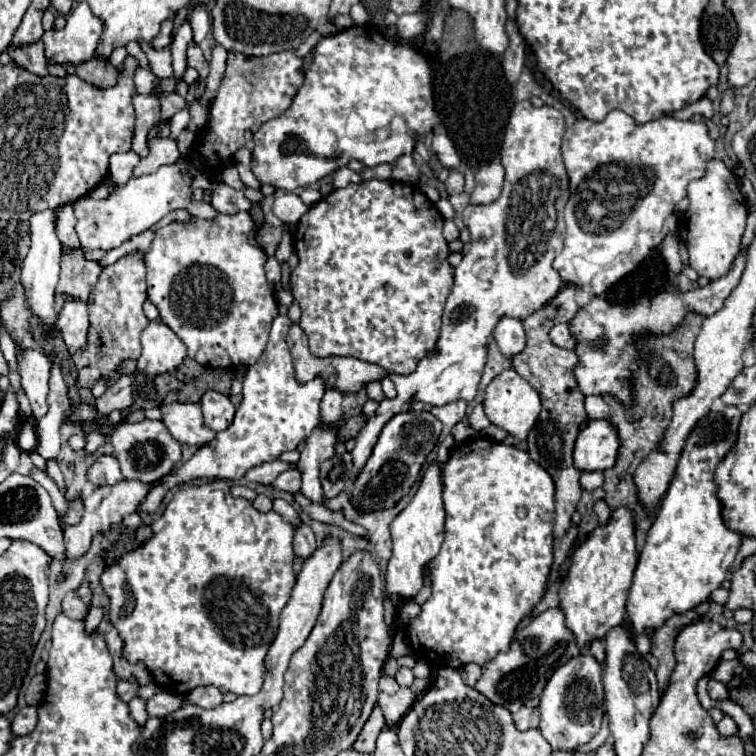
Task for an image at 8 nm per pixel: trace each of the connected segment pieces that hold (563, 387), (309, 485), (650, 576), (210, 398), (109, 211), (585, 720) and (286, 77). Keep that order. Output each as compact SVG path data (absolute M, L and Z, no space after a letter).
M567 284L549 304L533 312L523 320L525 332L527 332L527 344L525 350L513 356L513 368L541 392L541 404L543 410L539 414L537 424L529 432L527 438L527 452L529 456L539 462L555 480L555 502L557 502L557 512L555 512L555 536L561 538L567 528L571 526L571 514L575 512L575 506L581 498L581 470L575 468L573 464L573 446L579 434L581 422L587 420L587 412L583 408L583 392L577 388L577 378L573 376L573 368L577 368L577 354L573 350L565 350L555 346L549 340L549 328L559 322L571 322L573 316L577 314L579 306L575 302L575 284Z
M345 416L337 426L325 426L319 424L311 436L305 440L301 448L301 458L297 462L297 470L303 476L303 486L301 492L311 500L311 502L321 502L323 500L323 490L319 482L319 464L327 458L335 456L335 444L339 436L339 428L343 426Z
M727 406L723 412L709 412L695 424L685 442L675 476L647 534L633 576L627 616L637 634L647 632L651 636L673 614L683 614L705 602L723 584L725 574L733 566L743 536L729 530L723 520L715 468L731 452L737 440L739 420L741 412L735 406Z
M205 392L201 398L201 408L203 408L203 418L209 428L215 432L221 432L229 428L235 416L235 406L231 400L219 392Z
M169 164L161 166L157 172L149 176L131 178L125 186L111 190L109 198L95 200L91 196L83 196L75 202L75 232L81 240L83 250L113 250L119 248L131 236L141 234L143 230L157 224L163 216L173 210L187 208L195 217L203 220L215 220L217 210L204 201L195 201L191 198L191 178L185 172L185 164Z
M579 654L551 676L543 694L541 694L541 724L539 732L557 750L575 750L581 744L587 744L601 726L603 716L603 684L601 684L601 666L591 654Z
M285 50L269 56L227 52L227 68L207 116L207 124L213 124L213 128L195 140L195 150L203 156L207 166L221 170L231 156L243 148L247 130L255 134L265 120L277 118L289 108L303 80L303 58L297 54L297 50Z

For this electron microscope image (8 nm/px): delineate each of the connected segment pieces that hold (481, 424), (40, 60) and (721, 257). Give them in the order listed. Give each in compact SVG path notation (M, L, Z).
M477 404L473 410L471 410L471 414L469 414L469 424L475 428L475 430L483 430L483 428L487 428L491 422L489 422L489 418L485 416L485 412L483 412L483 404Z
M35 42L25 48L9 48L9 56L15 60L19 68L25 68L27 72L47 76L47 64L45 64L45 54L43 54L43 42Z
M721 160L707 164L707 174L701 180L693 180L687 188L689 208L685 212L687 236L685 244L689 250L689 266L709 282L719 280L727 274L733 258L741 250L741 238L747 222L747 202L739 192L739 180L735 172Z

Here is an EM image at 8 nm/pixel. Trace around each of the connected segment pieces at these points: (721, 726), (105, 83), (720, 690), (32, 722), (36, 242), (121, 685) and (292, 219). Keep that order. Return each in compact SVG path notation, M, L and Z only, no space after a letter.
M723 716L719 722L717 722L717 730L721 736L735 736L737 734L737 724L733 722L731 716Z
M91 58L83 64L77 64L75 74L97 88L111 88L113 84L117 84L117 70L109 64L109 60Z
M709 680L709 696L717 701L729 699L729 688L717 680Z
M25 706L23 710L17 712L17 716L11 722L11 732L15 736L25 736L29 732L33 732L33 728L37 726L37 708L35 706Z
M43 210L31 216L31 246L29 254L25 256L21 264L21 282L25 288L27 302L31 310L47 324L55 324L55 312L53 312L53 298L55 298L55 286L59 282L59 262L61 262L61 244L55 232L55 216L57 210Z
M125 680L117 682L117 696L119 696L119 700L121 700L121 702L125 702L125 704L127 704L135 694L137 694L137 686L135 686L135 684L125 682Z
M283 194L283 196L275 198L275 204L273 204L273 212L285 224L297 224L307 210L309 208L303 204L303 200L297 194Z

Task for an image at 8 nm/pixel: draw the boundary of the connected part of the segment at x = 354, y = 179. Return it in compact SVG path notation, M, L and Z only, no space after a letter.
M339 168L335 174L333 174L333 186L335 188L347 188L349 184L361 184L361 176L349 168Z

